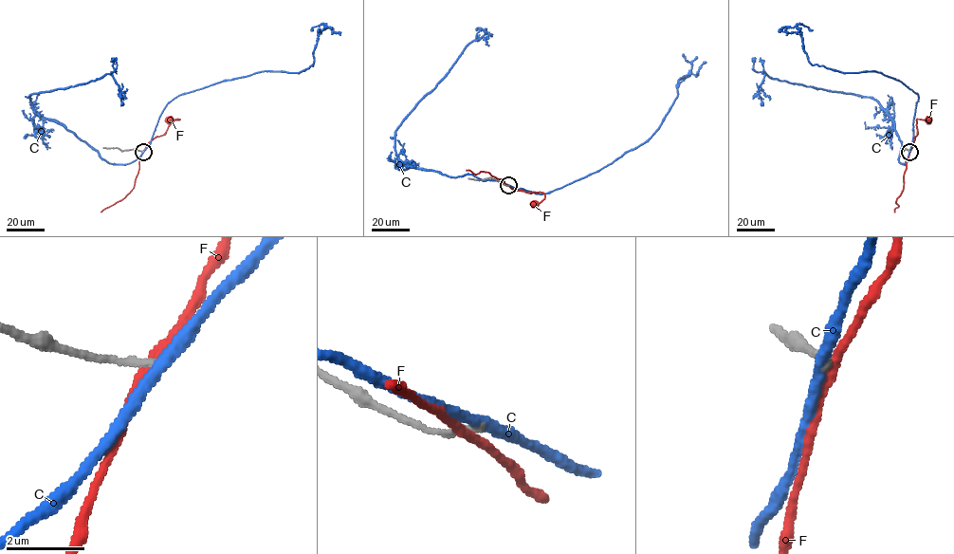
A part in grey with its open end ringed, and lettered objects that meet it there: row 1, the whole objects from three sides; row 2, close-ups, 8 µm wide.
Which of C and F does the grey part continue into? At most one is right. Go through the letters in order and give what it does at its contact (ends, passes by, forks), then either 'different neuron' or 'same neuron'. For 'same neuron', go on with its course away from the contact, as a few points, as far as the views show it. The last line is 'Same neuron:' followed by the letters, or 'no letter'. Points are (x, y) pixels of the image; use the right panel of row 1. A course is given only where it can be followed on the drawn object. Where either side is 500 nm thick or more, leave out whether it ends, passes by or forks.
C: it passes by; different neuron
F: it passes by; different neuron
Same neuron: no letter

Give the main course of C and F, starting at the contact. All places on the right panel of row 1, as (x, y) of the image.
C: (909, 151), (901, 163), (902, 143), (891, 118), (871, 98), (765, 74), (758, 93), (763, 105)
F: (909, 151), (917, 134), (916, 120), (928, 120)

